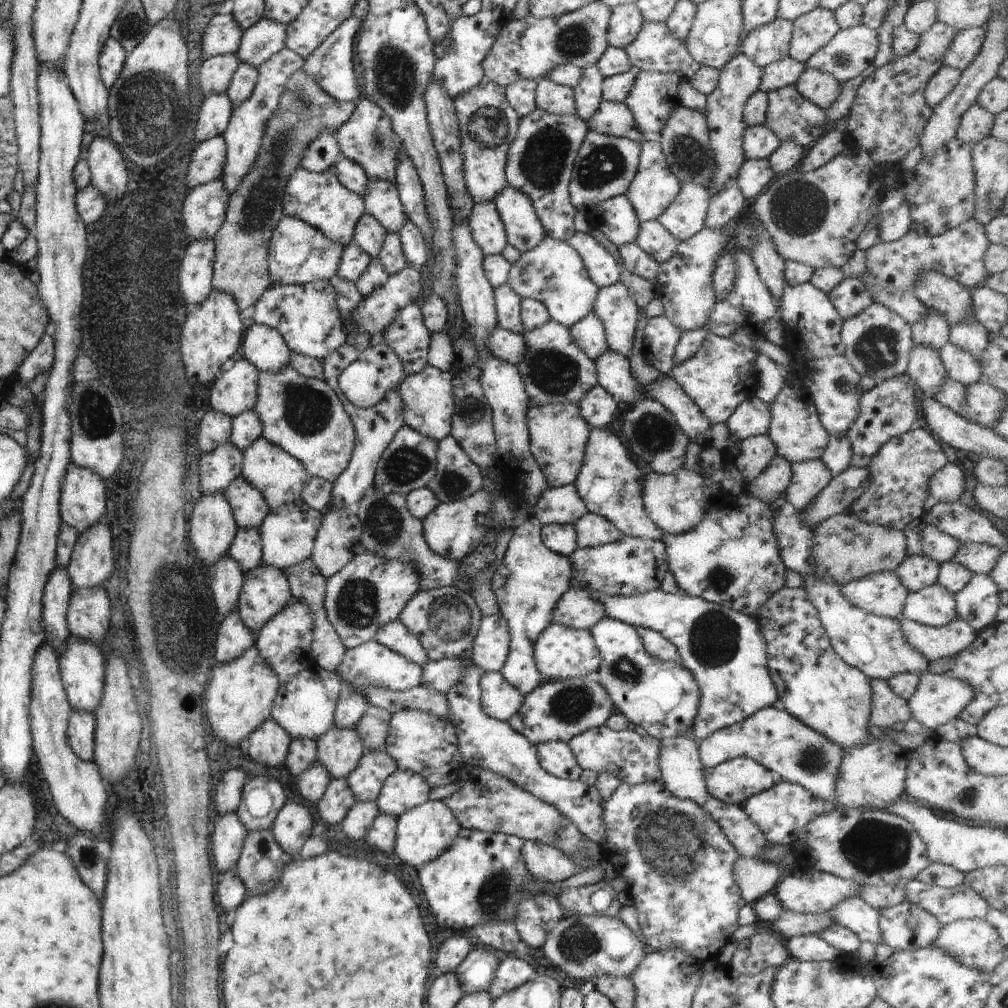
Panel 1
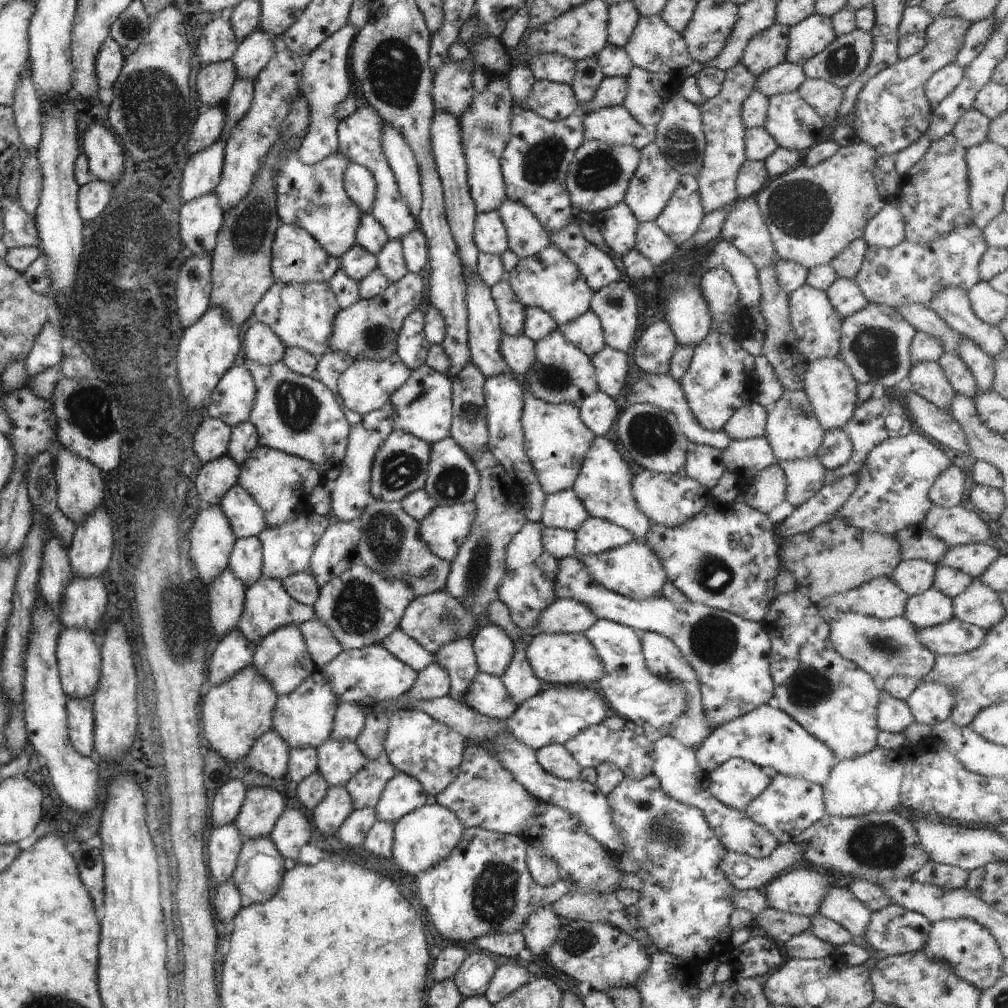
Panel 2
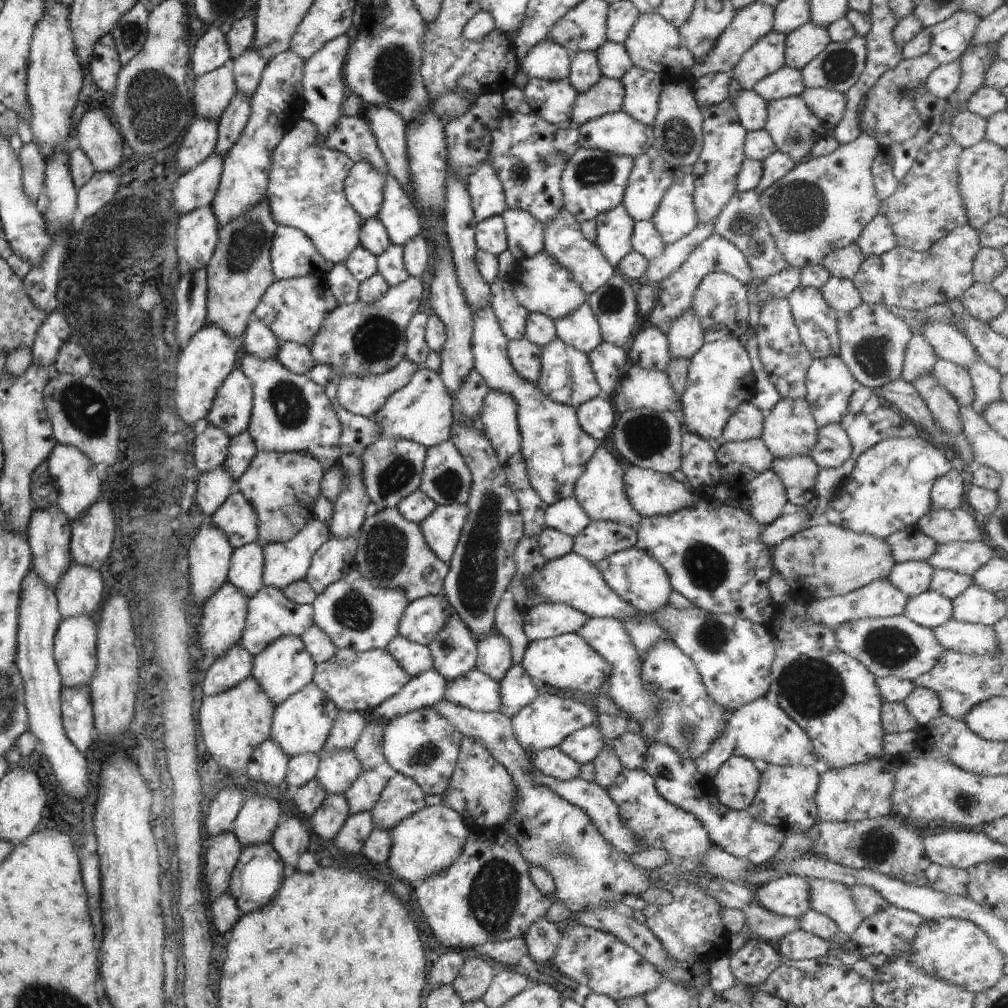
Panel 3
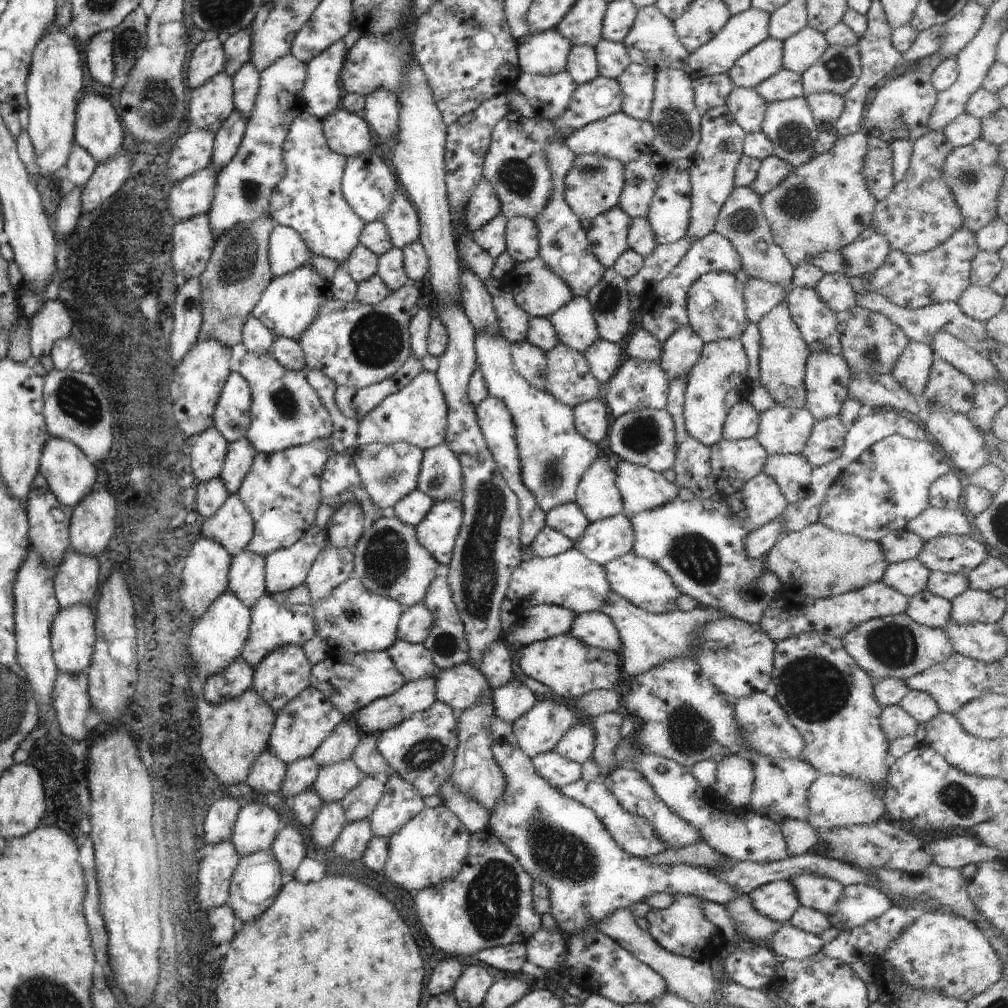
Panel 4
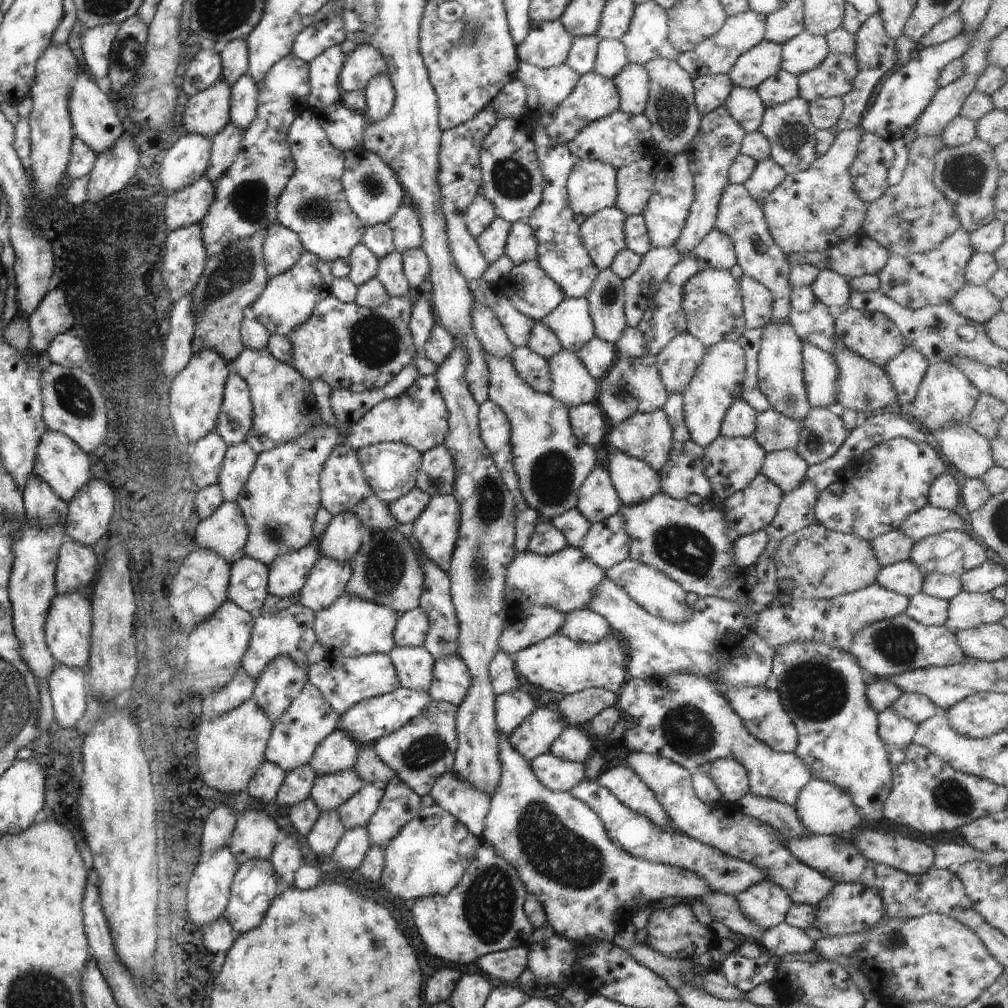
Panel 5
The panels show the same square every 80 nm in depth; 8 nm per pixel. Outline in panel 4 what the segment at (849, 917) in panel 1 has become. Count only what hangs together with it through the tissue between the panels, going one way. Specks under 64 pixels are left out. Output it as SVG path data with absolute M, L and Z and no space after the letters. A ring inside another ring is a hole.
M797 874L789 878L789 882L795 888L795 896L801 906L823 915L835 912L835 906L839 904L839 896L843 892L841 884L813 874Z

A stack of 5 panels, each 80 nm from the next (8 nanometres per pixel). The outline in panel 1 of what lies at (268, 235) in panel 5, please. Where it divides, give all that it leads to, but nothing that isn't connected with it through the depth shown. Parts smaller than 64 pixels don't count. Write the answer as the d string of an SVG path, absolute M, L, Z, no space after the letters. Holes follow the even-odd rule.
M282 217L272 230L267 249L267 270L272 284L304 285L313 281L328 281L336 275L342 246L327 240L302 220Z

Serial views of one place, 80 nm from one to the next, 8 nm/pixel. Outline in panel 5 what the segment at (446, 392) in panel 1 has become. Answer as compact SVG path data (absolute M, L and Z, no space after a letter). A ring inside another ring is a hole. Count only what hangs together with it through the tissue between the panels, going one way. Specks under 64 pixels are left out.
M426 376L415 382L395 398L378 402L355 424L346 430L346 443L355 451L377 443L403 443L423 454L430 448L443 444L447 424L447 411L434 377Z

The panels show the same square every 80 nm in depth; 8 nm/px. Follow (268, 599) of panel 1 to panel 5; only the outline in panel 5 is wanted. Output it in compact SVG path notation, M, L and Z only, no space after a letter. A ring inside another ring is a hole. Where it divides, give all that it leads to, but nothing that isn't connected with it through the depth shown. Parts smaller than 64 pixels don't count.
M293 603L285 610L271 611L270 608L263 606L252 620L251 636L248 647L243 653L239 666L242 671L251 678L253 682L258 679L259 673L264 669L267 663L270 663L275 657L287 657L294 661L297 666L309 666L306 659L306 652L316 641L316 636L312 627L314 621L314 612L308 608Z

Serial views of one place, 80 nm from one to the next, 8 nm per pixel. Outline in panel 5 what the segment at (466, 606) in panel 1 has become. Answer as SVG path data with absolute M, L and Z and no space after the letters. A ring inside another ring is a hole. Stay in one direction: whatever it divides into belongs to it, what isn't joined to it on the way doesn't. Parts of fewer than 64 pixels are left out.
M418 608L398 615L394 629L395 647L421 647L428 633L429 621Z

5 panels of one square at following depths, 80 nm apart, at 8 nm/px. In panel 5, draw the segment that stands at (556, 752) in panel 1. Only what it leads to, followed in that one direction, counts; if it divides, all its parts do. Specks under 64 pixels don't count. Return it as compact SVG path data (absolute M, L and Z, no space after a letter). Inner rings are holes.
M549 753L536 756L529 766L534 777L550 791L567 792L586 778L582 763L564 761Z

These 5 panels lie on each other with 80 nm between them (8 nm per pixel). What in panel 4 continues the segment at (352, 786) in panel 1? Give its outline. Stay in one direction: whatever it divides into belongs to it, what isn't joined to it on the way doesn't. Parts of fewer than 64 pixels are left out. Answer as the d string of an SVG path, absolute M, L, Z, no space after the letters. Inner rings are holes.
M364 776L359 780L355 788L340 801L343 812L345 812L346 822L355 822L361 818L368 818L373 812L375 804L379 802L384 785L373 776Z

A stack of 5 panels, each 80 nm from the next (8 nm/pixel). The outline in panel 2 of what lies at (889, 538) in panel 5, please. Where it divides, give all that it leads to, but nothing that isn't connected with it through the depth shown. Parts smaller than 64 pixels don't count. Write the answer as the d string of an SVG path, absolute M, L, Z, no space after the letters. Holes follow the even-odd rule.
M920 523L908 526L894 534L899 547L900 560L921 559L935 564L948 547L942 540L935 538Z

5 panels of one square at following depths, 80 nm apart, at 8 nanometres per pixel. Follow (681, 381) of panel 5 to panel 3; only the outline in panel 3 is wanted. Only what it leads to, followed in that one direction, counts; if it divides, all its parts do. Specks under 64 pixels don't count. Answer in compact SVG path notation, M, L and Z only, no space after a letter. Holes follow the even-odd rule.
M693 308L677 317L667 330L667 350L669 359L691 359L691 356L703 346L703 326L699 324L697 316L693 314Z

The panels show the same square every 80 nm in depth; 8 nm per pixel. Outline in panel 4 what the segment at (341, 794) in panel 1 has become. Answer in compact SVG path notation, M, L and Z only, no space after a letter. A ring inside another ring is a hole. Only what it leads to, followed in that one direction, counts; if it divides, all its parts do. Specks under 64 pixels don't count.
M323 802L308 828L309 836L317 848L331 847L345 824L341 802Z

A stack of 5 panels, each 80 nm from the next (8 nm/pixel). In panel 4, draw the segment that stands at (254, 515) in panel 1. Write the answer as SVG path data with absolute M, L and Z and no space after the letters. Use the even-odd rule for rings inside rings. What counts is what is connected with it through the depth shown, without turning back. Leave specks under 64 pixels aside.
M229 494L221 507L201 526L202 536L217 540L231 557L244 550L253 536L253 520L237 494Z

